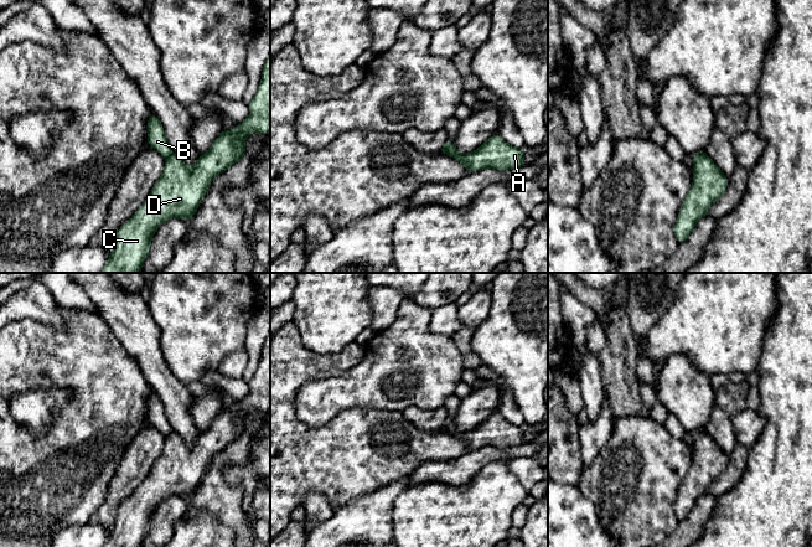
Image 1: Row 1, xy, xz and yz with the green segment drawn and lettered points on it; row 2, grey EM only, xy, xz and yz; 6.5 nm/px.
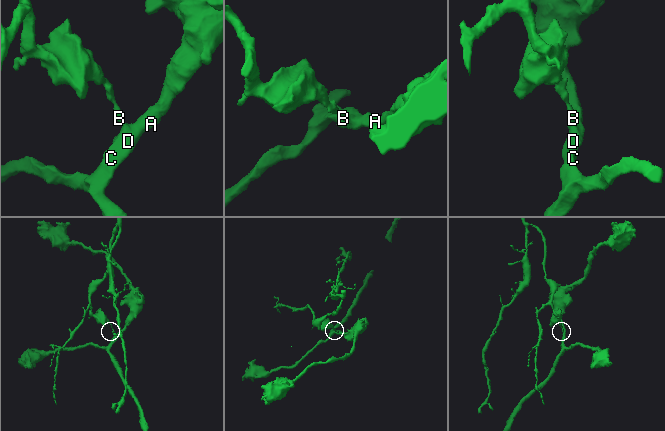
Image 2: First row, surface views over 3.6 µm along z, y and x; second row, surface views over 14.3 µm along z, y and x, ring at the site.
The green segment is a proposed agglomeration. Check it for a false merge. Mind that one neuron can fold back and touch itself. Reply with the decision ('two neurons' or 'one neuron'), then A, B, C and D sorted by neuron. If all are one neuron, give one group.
two neurons; A C D / B

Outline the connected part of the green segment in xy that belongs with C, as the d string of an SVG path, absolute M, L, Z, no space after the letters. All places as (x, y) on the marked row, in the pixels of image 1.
M270 55L265 61L258 91L248 107L249 117L238 123L234 130L223 129L212 146L201 154L192 167L187 166L174 153L166 159L162 175L155 182L150 195L138 211L119 228L115 246L109 253L107 264L99 273L139 273L143 270L143 263L149 256L151 241L159 226L170 218L191 220L213 179L247 156L247 136L250 133L270 134Z

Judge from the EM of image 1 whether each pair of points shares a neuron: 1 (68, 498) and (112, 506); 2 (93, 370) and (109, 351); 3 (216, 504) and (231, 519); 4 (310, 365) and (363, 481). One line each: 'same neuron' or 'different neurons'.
1: different neurons
2: same neuron
3: same neuron
4: same neuron

